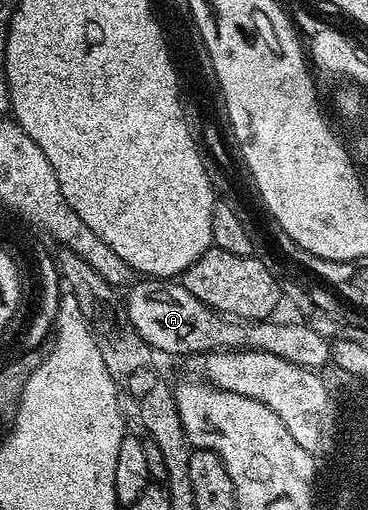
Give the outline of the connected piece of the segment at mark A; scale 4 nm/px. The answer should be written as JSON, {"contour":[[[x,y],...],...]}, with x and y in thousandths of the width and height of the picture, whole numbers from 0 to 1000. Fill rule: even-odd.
{"contour":[[[386,545],[351,559],[337,580],[337,610],[380,663],[421,692],[535,702],[563,690],[682,682],[750,694],[818,722],[875,725],[902,706],[902,675],[872,649],[840,633],[755,635],[745,624],[660,631],[644,624],[579,612],[543,584],[511,576],[492,553],[473,545]]]}

